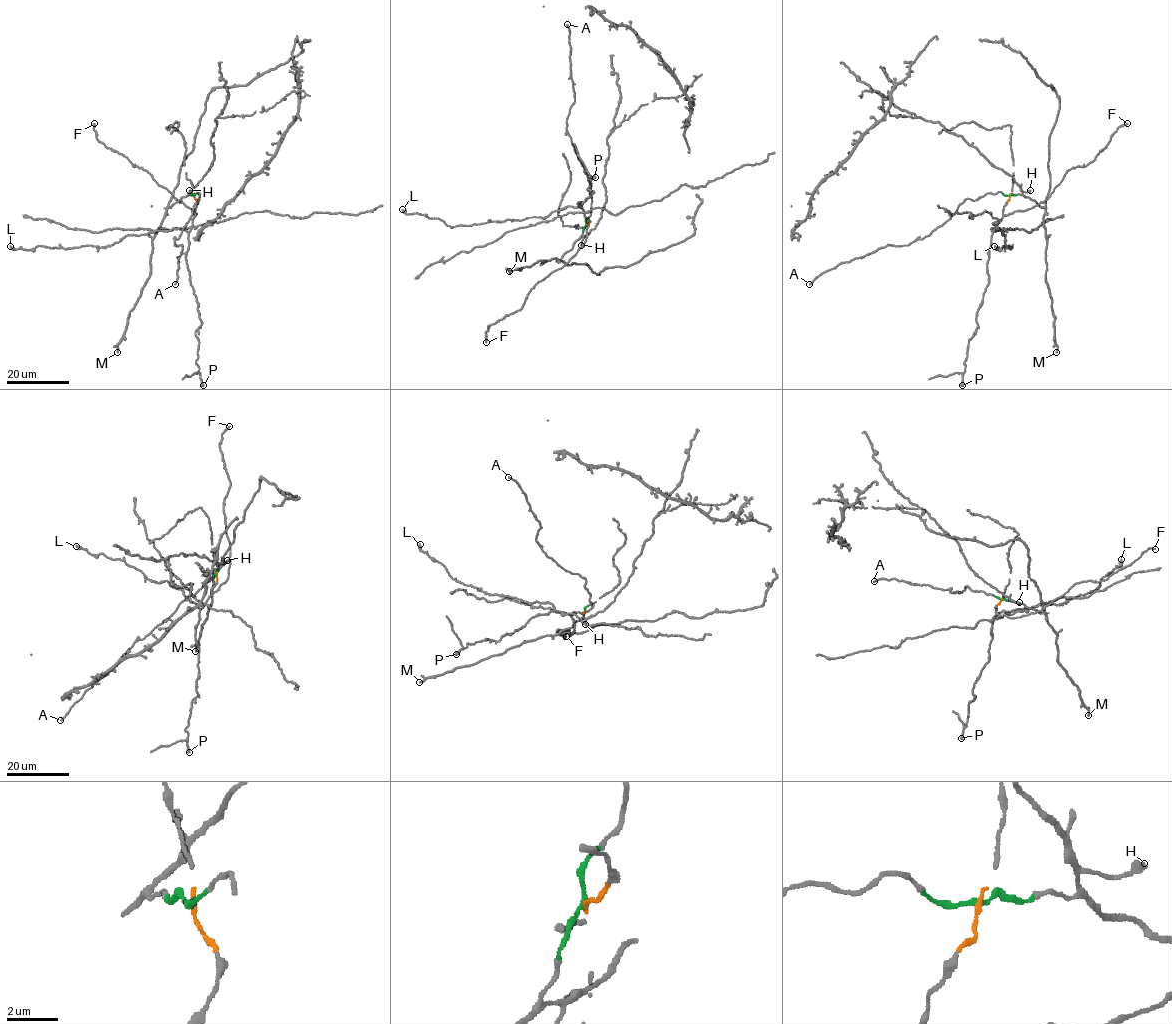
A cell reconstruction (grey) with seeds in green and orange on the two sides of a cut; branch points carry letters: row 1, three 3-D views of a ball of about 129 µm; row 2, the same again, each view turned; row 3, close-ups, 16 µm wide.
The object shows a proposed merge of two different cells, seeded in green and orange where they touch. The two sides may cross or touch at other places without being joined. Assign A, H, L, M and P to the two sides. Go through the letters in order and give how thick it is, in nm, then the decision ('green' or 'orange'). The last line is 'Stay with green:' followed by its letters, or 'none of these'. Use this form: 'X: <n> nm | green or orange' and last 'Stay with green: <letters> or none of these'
A: 160 nm | green
H: 280 nm | green
L: 240 nm | orange
M: 240 nm | green
P: 600 nm | orange
Stay with green: A, H, M

